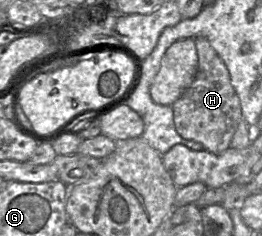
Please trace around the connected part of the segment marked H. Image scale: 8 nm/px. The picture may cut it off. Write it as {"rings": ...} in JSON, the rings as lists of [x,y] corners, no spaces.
{"rings":[[[196,37],[195,47],[197,72],[190,86],[172,104],[174,125],[182,138],[199,142],[204,150],[213,154],[221,154],[230,147],[231,139],[243,119],[240,100],[225,63],[209,41]]]}

